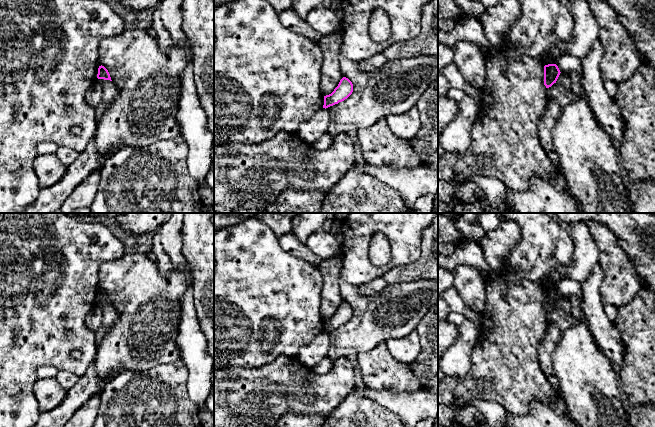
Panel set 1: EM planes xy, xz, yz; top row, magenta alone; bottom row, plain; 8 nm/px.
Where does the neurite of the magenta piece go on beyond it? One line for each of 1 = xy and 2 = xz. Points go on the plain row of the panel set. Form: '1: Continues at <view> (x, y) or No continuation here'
1: No continuation here
2: No continuation here

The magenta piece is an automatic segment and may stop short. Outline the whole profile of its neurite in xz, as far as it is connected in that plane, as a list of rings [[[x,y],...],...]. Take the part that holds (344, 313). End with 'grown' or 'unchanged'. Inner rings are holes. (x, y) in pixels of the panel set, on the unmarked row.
[[[343,301],[338,310],[334,313],[334,315],[324,320],[324,329],[323,332],[328,332],[330,330],[333,330],[335,328],[338,328],[339,326],[344,325],[347,323],[353,316],[353,308],[352,306],[346,302]]] | unchanged

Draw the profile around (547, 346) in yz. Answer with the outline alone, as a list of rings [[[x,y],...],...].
[[[548,322],[545,335],[539,345],[539,363],[553,390],[560,393],[559,379],[553,368],[552,355],[561,336],[561,331],[553,322]]]

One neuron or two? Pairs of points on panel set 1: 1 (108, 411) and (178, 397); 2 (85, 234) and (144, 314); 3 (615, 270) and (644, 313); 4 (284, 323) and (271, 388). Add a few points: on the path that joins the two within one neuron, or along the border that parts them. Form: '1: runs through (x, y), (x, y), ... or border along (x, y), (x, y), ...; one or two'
1: runs through (125, 411), (149, 411), (161, 399); one
2: border along (125, 253), (100, 265), (99, 285); two
3: border along (642, 286), (627, 303), (618, 308); two
4: border along (295, 356), (277, 356), (272, 361), (258, 368); two

